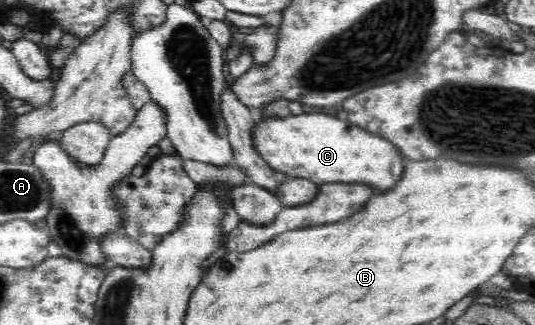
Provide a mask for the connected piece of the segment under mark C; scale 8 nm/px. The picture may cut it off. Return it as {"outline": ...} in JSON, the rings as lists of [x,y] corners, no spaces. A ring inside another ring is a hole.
{"outline":[[[320,112],[280,118],[256,117],[254,148],[272,169],[294,178],[308,178],[317,185],[326,182],[361,182],[384,193],[400,182],[404,158],[392,142]]]}

